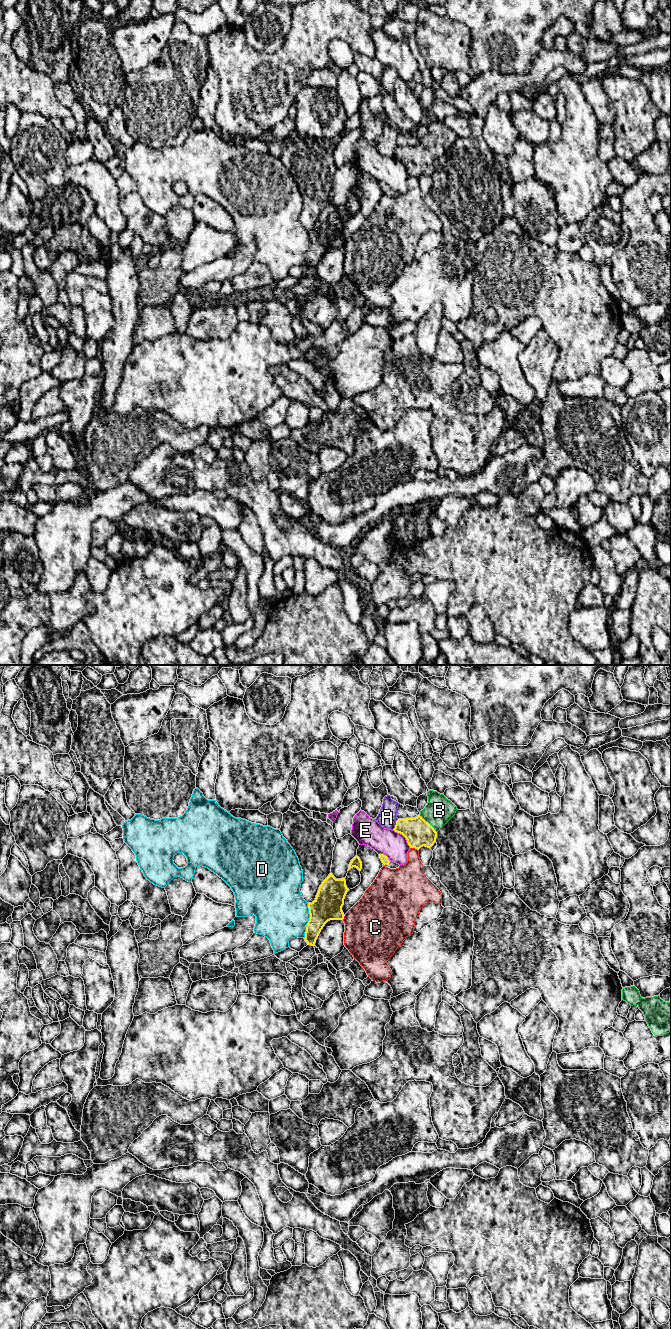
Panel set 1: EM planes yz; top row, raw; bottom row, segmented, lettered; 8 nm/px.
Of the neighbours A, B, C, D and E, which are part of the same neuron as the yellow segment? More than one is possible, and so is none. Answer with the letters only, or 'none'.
B

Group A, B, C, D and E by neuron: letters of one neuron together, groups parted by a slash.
A / B / C / D / E

